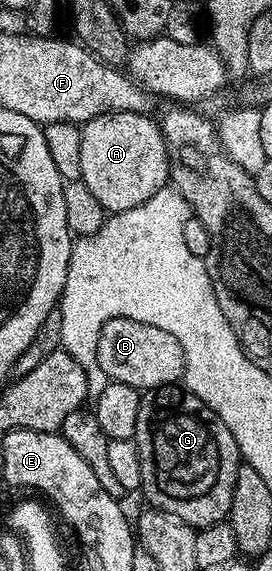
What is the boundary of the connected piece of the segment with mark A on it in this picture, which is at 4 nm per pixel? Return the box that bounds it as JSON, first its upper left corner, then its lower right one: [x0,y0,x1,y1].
[80,113,169,212]

